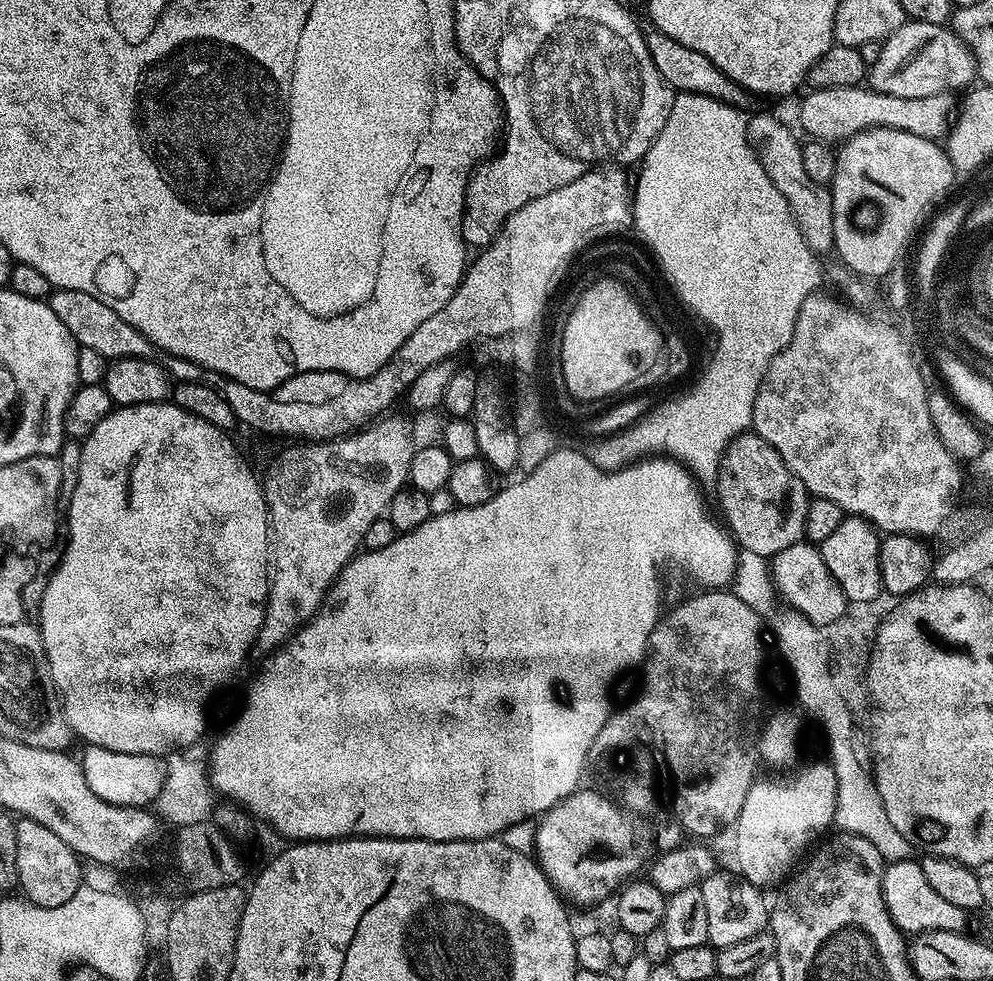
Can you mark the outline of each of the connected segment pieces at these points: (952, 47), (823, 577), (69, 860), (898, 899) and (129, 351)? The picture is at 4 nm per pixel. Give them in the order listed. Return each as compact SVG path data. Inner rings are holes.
M908 20L901 28L894 30L888 40L881 43L878 62L870 66L870 87L882 94L894 94L894 98L930 98L944 96L948 91L956 92L959 88L967 89L973 83L971 80L975 81L977 76L976 58L951 27Z
M801 542L794 546L786 546L777 556L770 560L770 577L773 589L785 600L791 611L800 613L811 624L831 626L844 616L850 601L842 594L842 588L826 570L826 562L822 562L819 547L811 542Z
M20 818L16 820L16 837L18 838L18 885L23 899L30 904L43 908L62 906L62 902L70 902L74 894L84 884L84 868L81 857L76 855L66 842L54 830L34 820Z
M919 859L893 860L885 867L882 878L882 898L889 918L901 933L915 934L934 930L965 931L965 909L954 906L951 902L945 902L934 890L930 890L930 882L926 882L926 874L922 874Z
M58 288L48 297L46 303L50 310L54 310L54 315L60 319L62 326L66 326L70 334L74 334L76 343L81 348L98 350L98 354L102 354L109 362L122 358L148 358L153 355L154 345L141 332L134 330L134 326L130 326L126 318L118 318L118 314L114 314L114 310L106 306L106 302L98 302L94 294Z

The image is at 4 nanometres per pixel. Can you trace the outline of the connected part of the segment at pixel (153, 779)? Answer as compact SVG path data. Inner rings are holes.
M87 745L80 756L81 768L87 785L104 801L112 805L147 807L167 785L167 764L165 757L154 755L130 755L120 751L106 750L105 747Z

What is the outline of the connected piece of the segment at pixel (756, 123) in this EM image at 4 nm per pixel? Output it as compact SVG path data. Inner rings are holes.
M752 116L748 122L748 142L756 149L756 157L762 162L770 182L778 186L778 194L786 198L790 214L798 226L798 234L811 252L831 253L834 248L834 202L832 193L818 182L810 182L802 162L801 141L776 116Z

